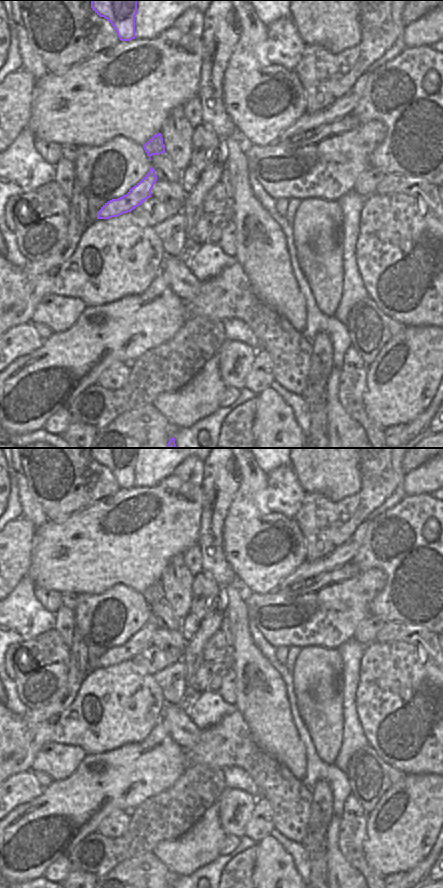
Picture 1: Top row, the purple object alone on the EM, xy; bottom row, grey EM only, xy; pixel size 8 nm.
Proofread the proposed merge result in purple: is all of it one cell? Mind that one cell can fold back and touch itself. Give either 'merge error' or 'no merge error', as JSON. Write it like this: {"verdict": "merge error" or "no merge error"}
{"verdict": "no merge error"}

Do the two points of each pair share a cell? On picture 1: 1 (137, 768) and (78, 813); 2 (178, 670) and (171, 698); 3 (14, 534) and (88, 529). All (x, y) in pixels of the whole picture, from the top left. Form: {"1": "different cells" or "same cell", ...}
{"1": "same cell", "2": "same cell", "3": "different cells"}

